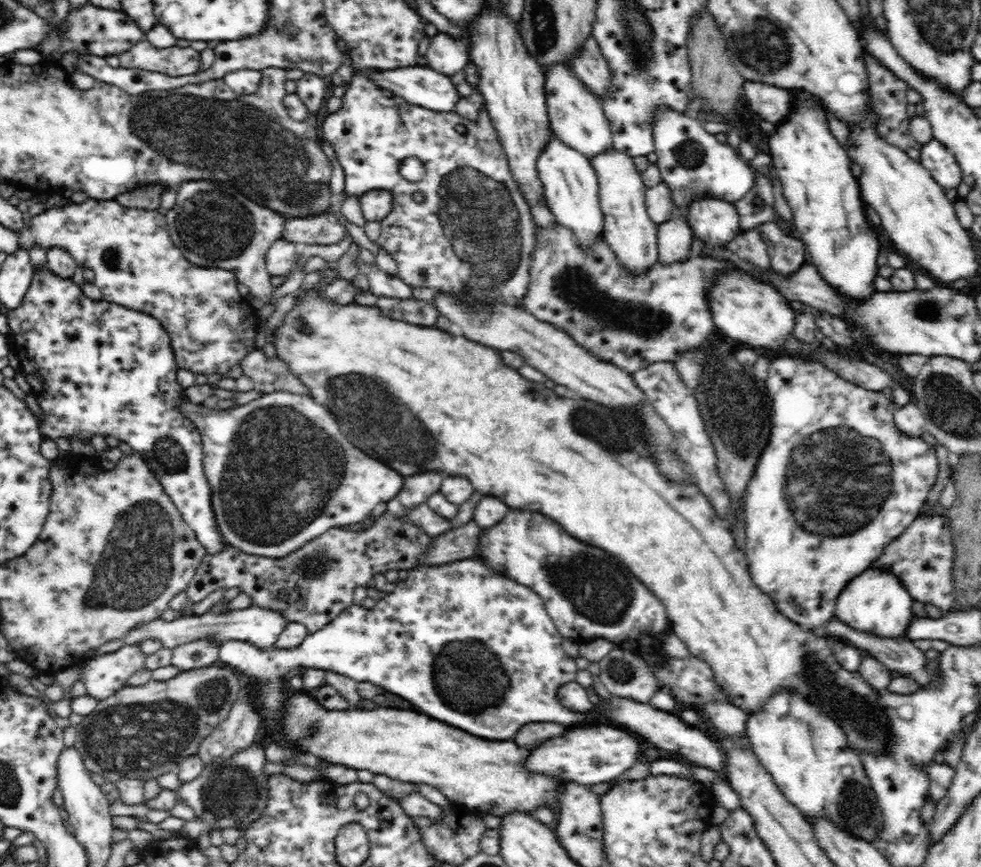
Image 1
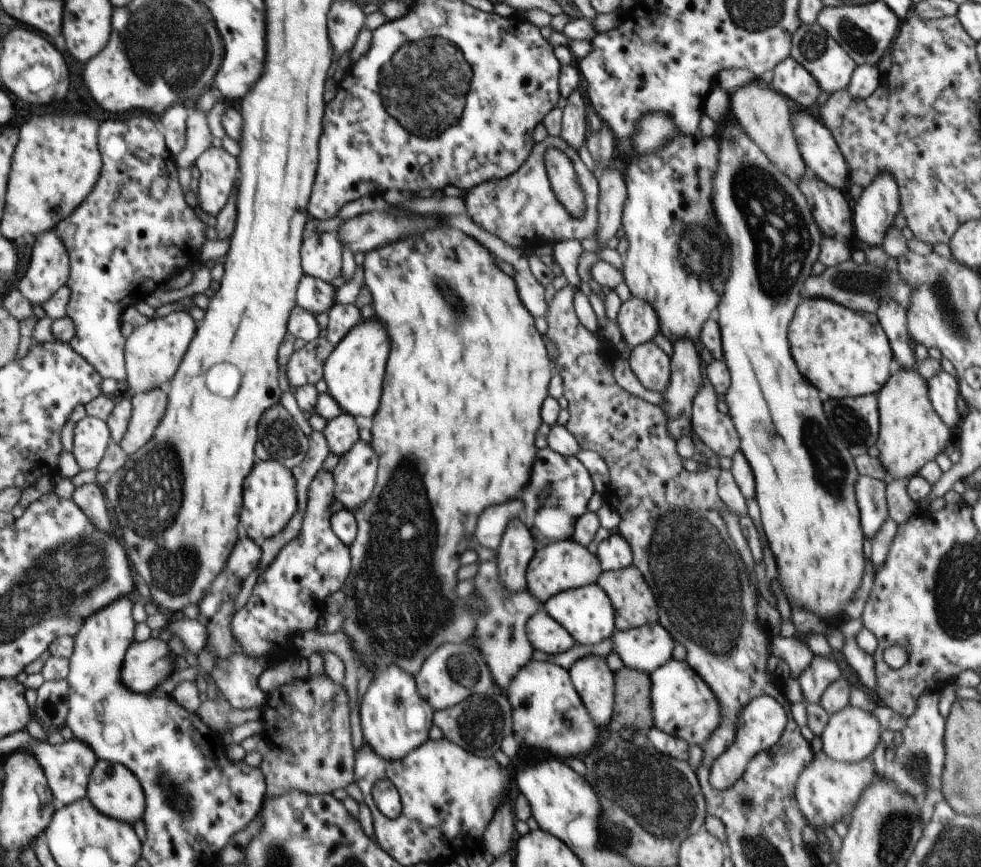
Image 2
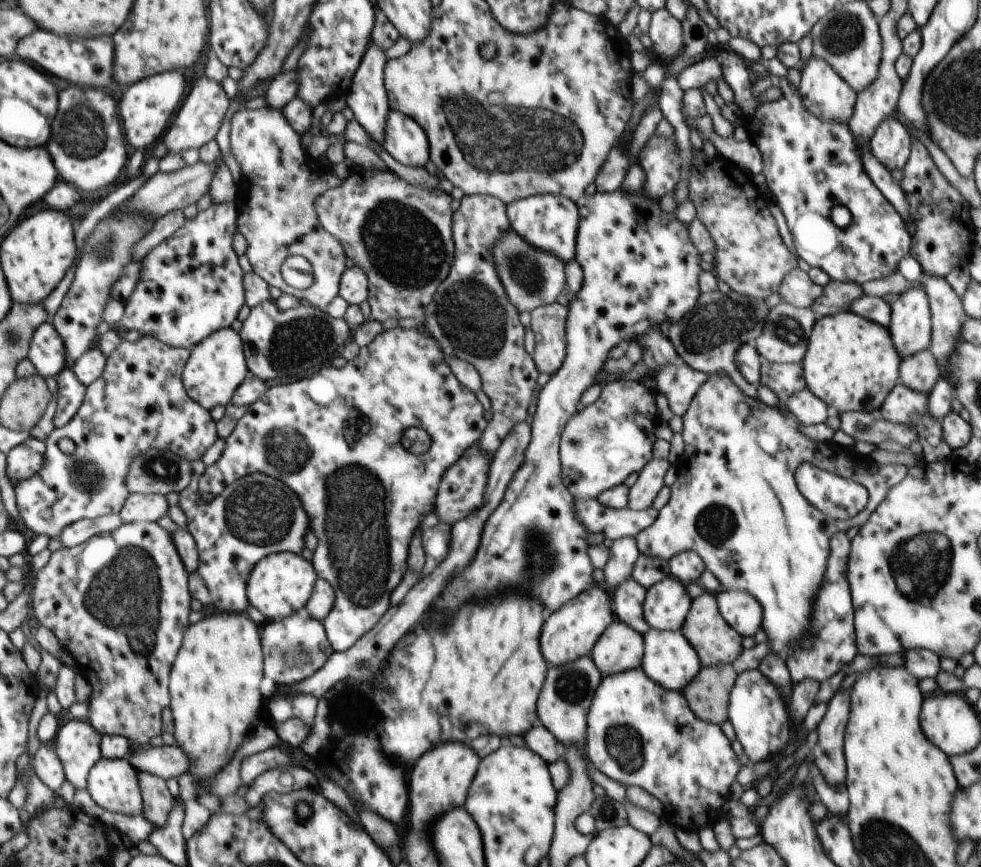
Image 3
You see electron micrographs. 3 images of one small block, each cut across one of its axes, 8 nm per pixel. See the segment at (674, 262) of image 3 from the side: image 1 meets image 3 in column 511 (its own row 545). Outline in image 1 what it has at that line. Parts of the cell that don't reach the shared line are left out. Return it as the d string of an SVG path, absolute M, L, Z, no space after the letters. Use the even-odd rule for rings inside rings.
M508 510L506 516L498 524L482 530L482 536L478 538L480 548L476 550L474 557L490 563L490 567L508 577L516 580L544 599L548 615L552 617L554 625L563 636L563 639L572 639L577 643L588 642L592 639L606 639L619 646L621 649L631 651L641 657L646 664L653 655L660 657L662 664L650 665L649 669L658 679L660 690L670 694L677 700L680 708L697 708L706 702L720 700L730 703L731 696L725 694L715 680L712 667L704 660L690 655L688 660L675 660L668 658L662 651L662 640L664 634L669 632L669 623L665 614L664 603L644 583L641 583L629 568L622 564L621 560L608 556L608 552L588 546L570 534L566 534L554 520L546 518L538 512L526 512L526 510Z

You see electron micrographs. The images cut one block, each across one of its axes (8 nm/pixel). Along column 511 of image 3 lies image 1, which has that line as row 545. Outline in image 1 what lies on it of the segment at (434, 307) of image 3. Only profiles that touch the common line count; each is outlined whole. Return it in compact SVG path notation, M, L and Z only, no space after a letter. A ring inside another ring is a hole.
M385 511L367 529L331 528L283 557L256 556L232 545L226 545L217 553L207 552L203 556L193 579L185 590L187 601L200 602L218 588L240 588L241 592L252 598L252 606L278 612L282 617L288 618L288 622L302 624L308 633L314 633L322 630L326 624L330 624L334 617L343 612L345 608L352 606L354 589L358 586L367 587L374 574L384 573L386 570L409 570L416 567L422 556L428 552L430 542L432 542L432 537L427 535L422 528L404 522Z

